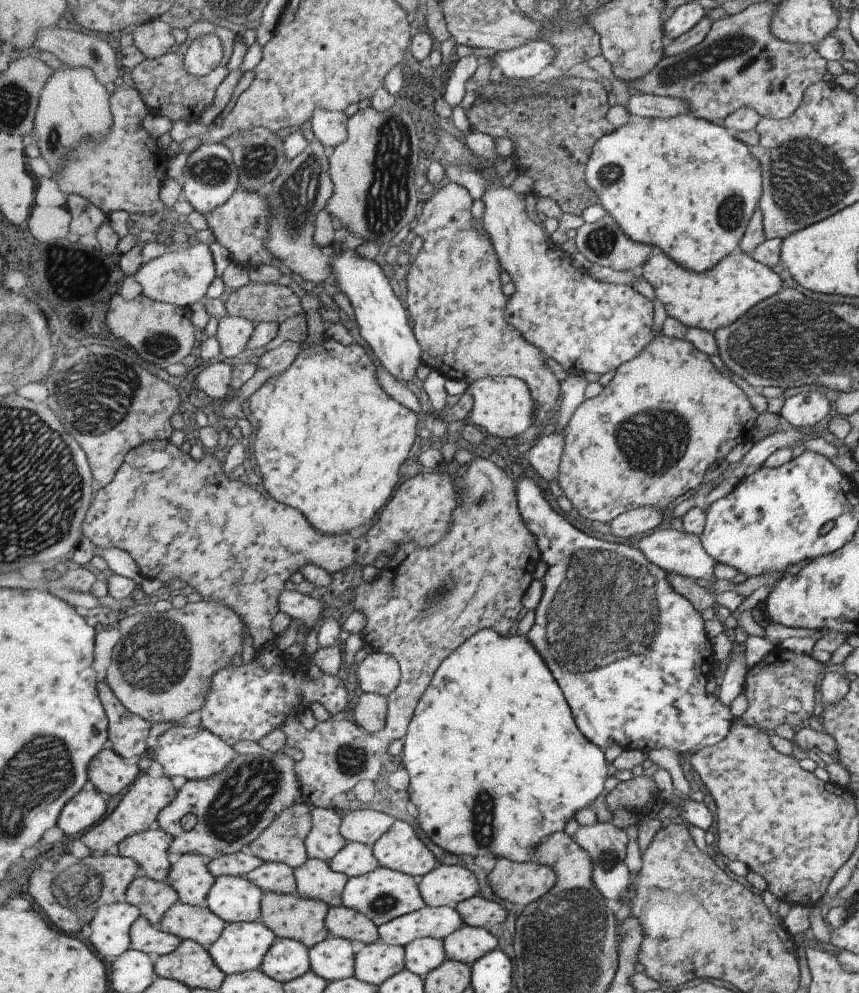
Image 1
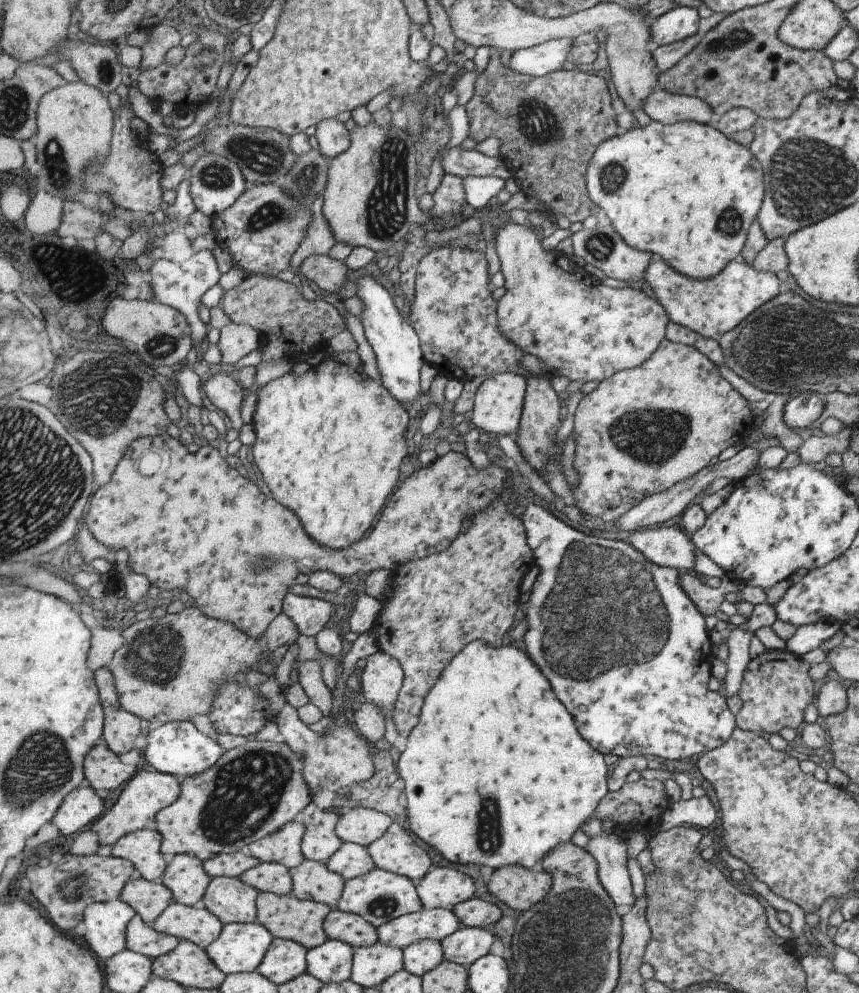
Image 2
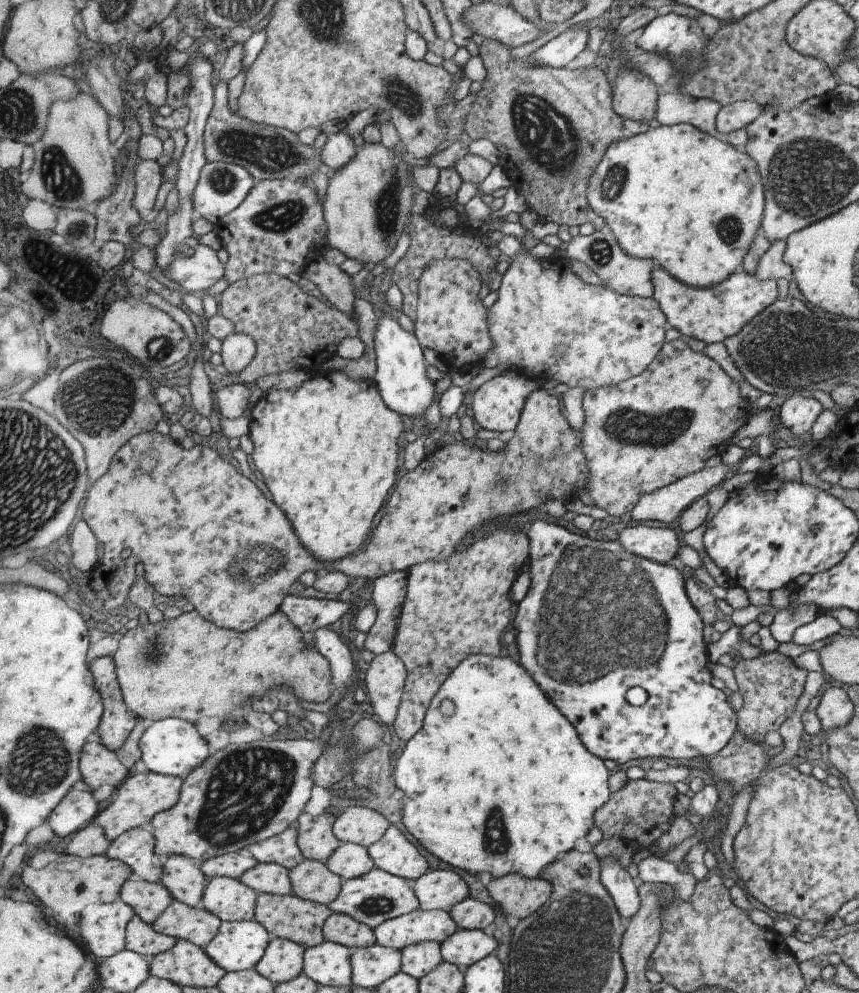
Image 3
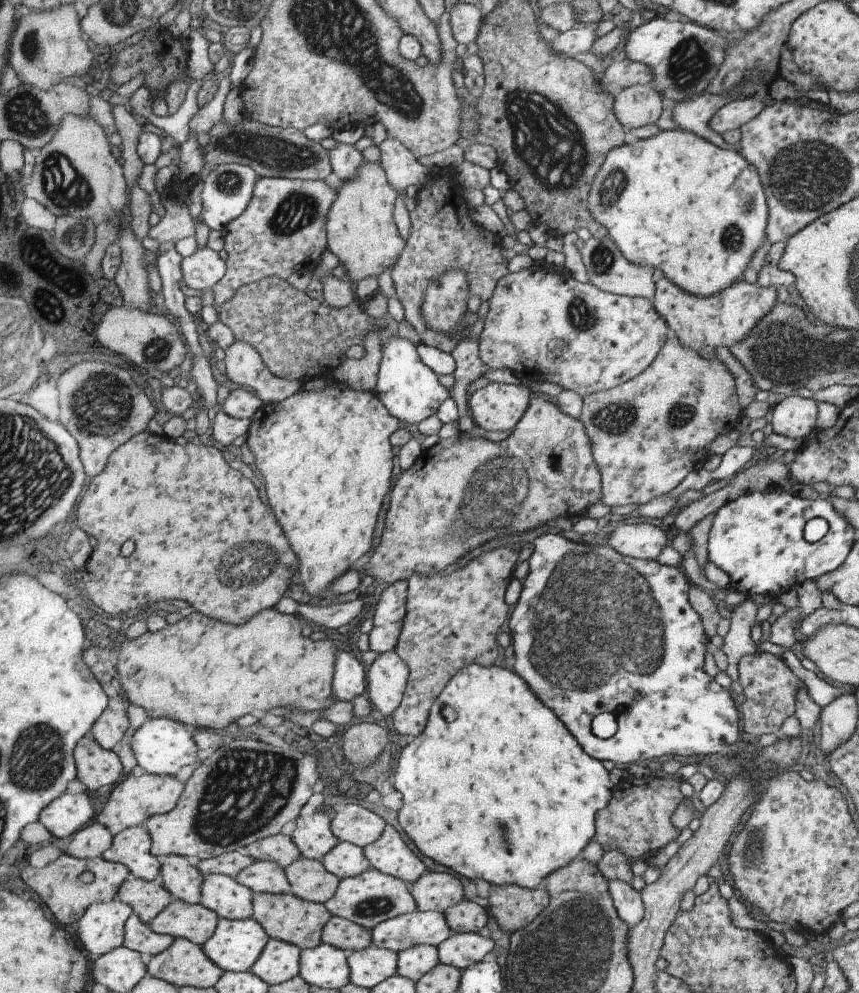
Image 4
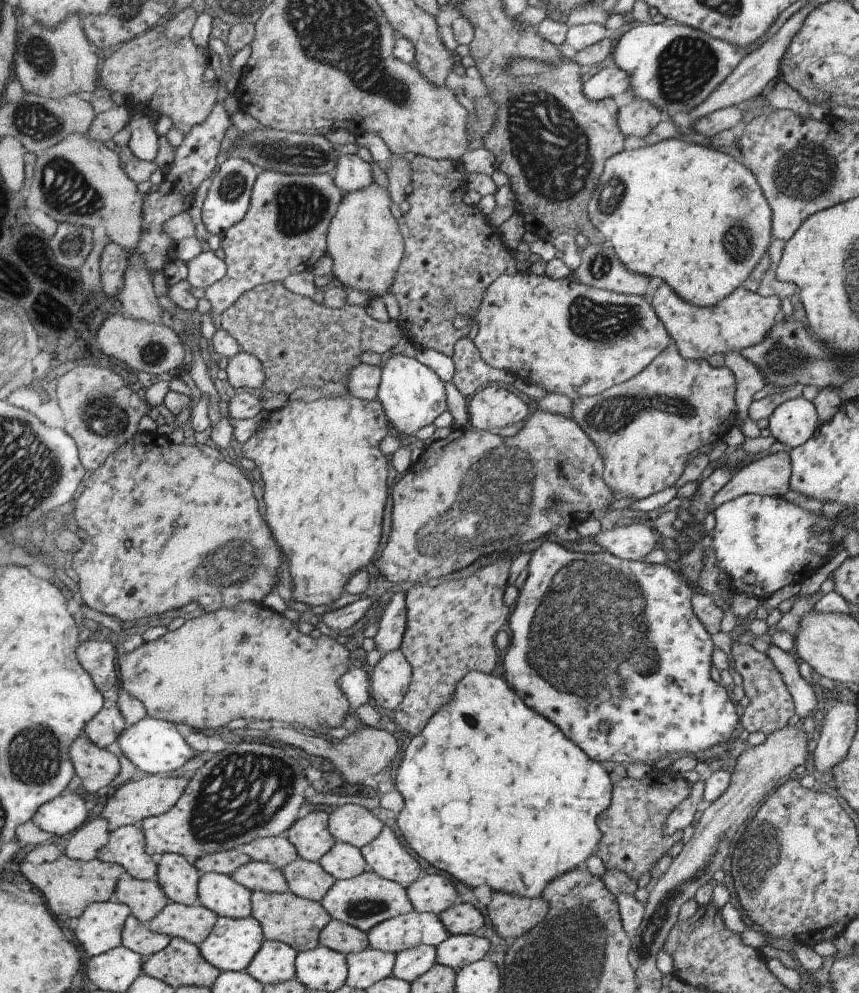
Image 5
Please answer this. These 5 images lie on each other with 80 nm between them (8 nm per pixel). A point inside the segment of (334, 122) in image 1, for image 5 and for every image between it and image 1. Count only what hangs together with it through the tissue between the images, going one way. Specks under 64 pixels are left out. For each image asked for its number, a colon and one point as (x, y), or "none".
2: (334, 139)
3: (339, 150)
4: (345, 159)
5: (352, 173)

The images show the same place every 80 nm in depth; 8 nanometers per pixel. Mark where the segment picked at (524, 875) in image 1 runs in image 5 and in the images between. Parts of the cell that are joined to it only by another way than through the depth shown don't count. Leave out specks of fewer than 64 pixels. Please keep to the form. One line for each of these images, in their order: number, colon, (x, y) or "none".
2: (520, 888)
3: (519, 897)
4: (513, 907)
5: (512, 916)

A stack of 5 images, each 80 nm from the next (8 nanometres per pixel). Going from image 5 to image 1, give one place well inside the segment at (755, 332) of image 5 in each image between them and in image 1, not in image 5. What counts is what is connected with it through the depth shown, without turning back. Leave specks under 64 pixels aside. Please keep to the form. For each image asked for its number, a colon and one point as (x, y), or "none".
1: (712, 300)
2: (712, 307)
3: (710, 315)
4: (721, 319)

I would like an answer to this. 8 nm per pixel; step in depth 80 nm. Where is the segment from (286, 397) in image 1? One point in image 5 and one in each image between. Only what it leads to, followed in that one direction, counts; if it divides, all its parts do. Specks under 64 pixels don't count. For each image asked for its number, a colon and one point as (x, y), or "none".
2: (330, 444)
3: (327, 450)
4: (326, 456)
5: (324, 475)

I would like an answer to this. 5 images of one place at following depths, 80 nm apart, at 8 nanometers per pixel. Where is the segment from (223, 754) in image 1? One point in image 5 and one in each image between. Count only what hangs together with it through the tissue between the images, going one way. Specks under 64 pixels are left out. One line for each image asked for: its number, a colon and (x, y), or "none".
2: (177, 747)
3: (172, 746)
4: (163, 747)
5: (155, 746)

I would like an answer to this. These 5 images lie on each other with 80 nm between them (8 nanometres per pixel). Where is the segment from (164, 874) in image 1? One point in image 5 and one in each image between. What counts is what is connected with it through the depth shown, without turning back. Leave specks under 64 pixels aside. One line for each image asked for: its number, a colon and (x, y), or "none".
2: (143, 847)
3: (137, 847)
4: (133, 847)
5: (127, 845)

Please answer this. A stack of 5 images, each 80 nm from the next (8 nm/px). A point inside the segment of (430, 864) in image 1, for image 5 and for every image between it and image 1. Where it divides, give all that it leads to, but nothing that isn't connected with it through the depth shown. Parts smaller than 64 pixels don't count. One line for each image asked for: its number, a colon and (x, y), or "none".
2: (397, 851)
3: (395, 853)
4: (391, 854)
5: (386, 855)

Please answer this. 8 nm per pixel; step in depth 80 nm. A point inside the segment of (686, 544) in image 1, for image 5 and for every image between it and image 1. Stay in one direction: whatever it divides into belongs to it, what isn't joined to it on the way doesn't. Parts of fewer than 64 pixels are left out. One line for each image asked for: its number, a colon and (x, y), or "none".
2: (669, 547)
3: (660, 545)
4: (642, 541)
5: (631, 542)

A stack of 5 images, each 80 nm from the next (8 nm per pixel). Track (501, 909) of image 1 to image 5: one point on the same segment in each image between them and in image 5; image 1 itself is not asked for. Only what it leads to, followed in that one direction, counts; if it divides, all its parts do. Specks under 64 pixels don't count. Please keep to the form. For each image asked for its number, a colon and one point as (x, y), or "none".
2: (474, 912)
3: (471, 914)
4: (467, 916)
5: (462, 918)

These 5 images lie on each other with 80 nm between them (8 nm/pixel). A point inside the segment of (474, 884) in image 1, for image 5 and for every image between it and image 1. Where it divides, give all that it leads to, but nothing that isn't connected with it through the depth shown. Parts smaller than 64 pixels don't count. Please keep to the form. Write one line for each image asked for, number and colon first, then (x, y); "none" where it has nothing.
2: (445, 888)
3: (439, 889)
4: (436, 891)
5: (432, 893)

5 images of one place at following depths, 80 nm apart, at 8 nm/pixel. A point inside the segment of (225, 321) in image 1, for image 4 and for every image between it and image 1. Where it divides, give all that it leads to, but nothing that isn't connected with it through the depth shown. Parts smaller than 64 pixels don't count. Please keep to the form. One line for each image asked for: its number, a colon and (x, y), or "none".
2: (236, 341)
3: (239, 350)
4: (244, 365)

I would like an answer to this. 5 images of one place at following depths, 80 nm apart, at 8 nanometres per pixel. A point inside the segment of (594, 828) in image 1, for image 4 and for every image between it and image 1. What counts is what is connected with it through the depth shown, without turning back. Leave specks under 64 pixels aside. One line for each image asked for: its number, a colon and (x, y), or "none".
2: (611, 855)
3: (625, 893)
4: (629, 903)

